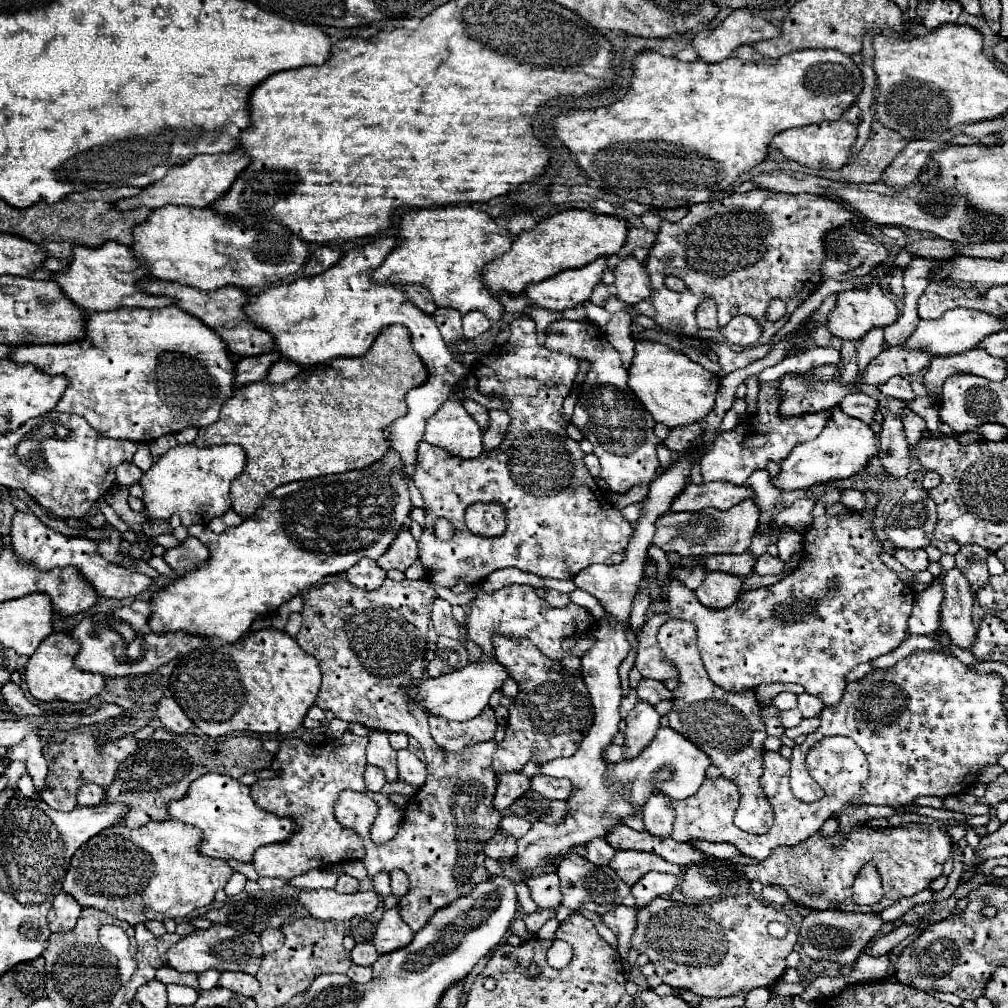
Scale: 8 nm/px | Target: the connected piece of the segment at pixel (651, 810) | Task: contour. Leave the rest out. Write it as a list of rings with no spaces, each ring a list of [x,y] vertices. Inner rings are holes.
[[[663,794],[651,798],[651,802],[647,802],[647,808],[643,808],[643,822],[645,822],[645,830],[651,836],[669,838],[675,824],[675,810],[671,802],[667,802]]]

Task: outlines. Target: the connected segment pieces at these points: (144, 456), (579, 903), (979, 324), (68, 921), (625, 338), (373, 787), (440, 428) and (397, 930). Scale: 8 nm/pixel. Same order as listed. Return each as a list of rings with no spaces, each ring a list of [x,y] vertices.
[[[139,444],[139,446],[137,446],[137,452],[135,452],[135,456],[133,456],[133,462],[135,462],[143,472],[151,468],[153,456],[151,456],[151,450],[149,450],[147,444]]]
[[[577,852],[563,856],[561,864],[557,866],[557,874],[563,886],[563,906],[571,910],[591,910],[603,916],[605,912],[615,910],[615,906],[619,906],[623,898],[631,892],[631,888],[611,870],[611,866],[595,866]]]
[[[955,308],[947,314],[943,314],[943,318],[939,320],[921,320],[919,326],[915,328],[915,332],[901,344],[907,350],[919,350],[919,352],[931,352],[935,356],[951,356],[951,354],[963,354],[967,350],[977,348],[977,344],[993,334],[1003,330],[1001,320],[991,318],[985,312],[979,310],[969,310],[969,308]]]
[[[57,894],[57,898],[53,900],[53,908],[47,914],[47,924],[51,932],[65,932],[75,928],[75,922],[81,914],[81,906],[69,896],[69,894]]]
[[[615,312],[613,318],[603,326],[605,338],[611,342],[611,346],[621,354],[623,366],[629,368],[633,358],[633,338],[631,338],[631,314],[629,312]]]
[[[367,764],[367,768],[365,768],[365,784],[367,784],[367,790],[379,792],[385,786],[385,782],[387,782],[385,780],[385,772],[381,768],[377,768],[377,766]]]
[[[455,394],[441,406],[441,410],[437,410],[427,420],[423,440],[441,446],[449,454],[461,458],[477,458],[483,450],[481,428],[465,412],[463,404],[457,400]]]
[[[399,904],[393,906],[391,910],[385,910],[379,924],[377,932],[373,938],[373,946],[377,948],[379,954],[387,954],[391,950],[399,950],[407,946],[413,938],[413,930],[403,922],[399,914]]]

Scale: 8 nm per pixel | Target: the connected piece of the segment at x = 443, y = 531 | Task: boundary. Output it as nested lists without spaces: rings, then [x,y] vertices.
[[[439,518],[437,522],[435,522],[435,536],[439,538],[439,540],[443,540],[443,542],[447,542],[447,540],[451,540],[453,538],[453,534],[455,534],[455,530],[453,530],[453,526],[451,526],[451,522],[449,520],[445,520],[445,518]]]

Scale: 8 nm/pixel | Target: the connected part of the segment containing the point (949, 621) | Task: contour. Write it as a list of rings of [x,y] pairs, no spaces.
[[[951,568],[945,574],[945,600],[941,606],[941,626],[949,634],[951,642],[959,648],[969,648],[973,642],[975,626],[971,620],[973,592],[967,578],[959,568]]]

